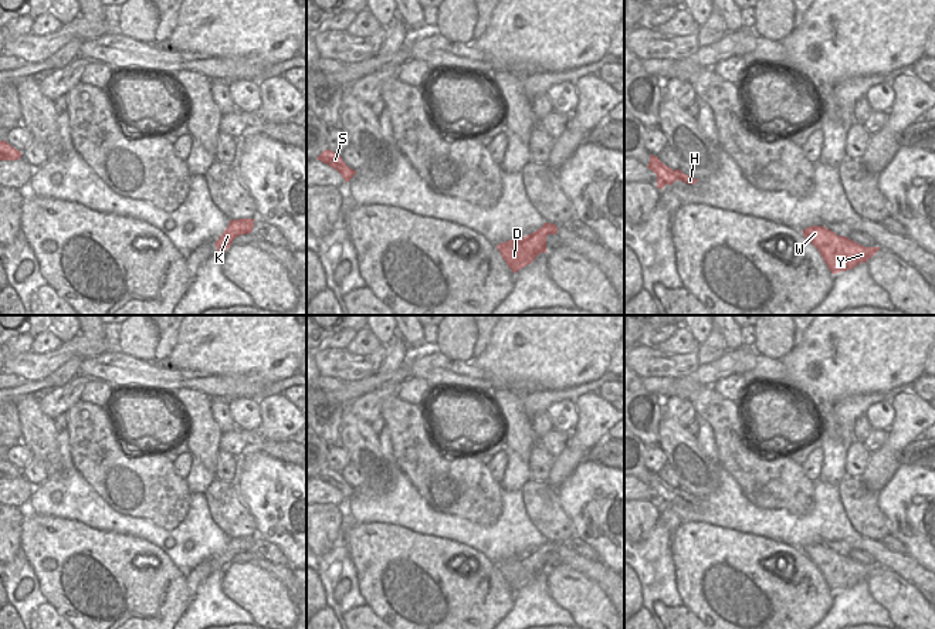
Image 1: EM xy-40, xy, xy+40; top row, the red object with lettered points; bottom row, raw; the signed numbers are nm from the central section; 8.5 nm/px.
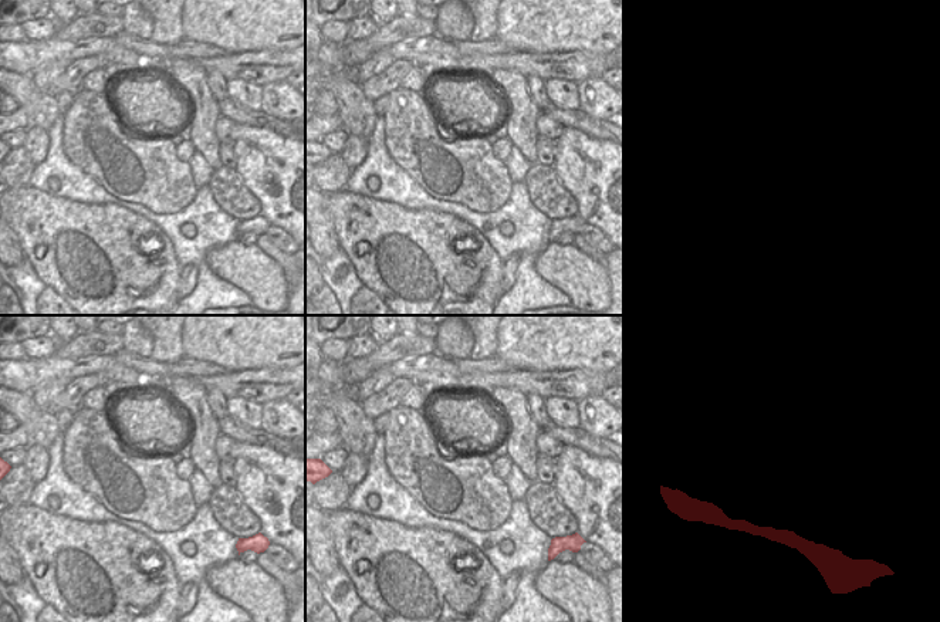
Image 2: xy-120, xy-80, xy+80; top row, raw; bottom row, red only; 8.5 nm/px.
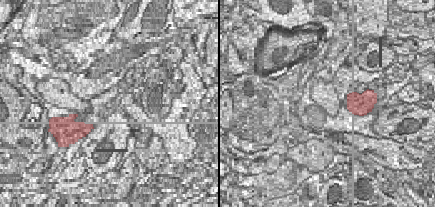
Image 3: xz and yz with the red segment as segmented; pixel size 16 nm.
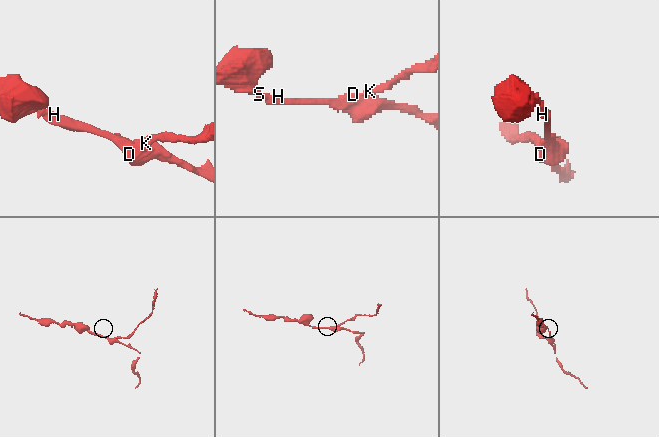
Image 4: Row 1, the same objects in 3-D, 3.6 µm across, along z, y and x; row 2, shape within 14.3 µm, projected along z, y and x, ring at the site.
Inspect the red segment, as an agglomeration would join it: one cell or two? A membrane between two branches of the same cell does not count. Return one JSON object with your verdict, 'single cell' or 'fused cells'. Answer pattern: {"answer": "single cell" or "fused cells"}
{"answer": "fused cells"}

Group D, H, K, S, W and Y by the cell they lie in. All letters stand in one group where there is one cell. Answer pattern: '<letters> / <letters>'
D H S W Y / K

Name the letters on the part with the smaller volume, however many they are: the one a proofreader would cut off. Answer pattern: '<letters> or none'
K

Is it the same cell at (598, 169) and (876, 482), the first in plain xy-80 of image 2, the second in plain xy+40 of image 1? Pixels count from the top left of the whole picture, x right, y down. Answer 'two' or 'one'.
two

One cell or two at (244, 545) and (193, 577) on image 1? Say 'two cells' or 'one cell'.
one cell

